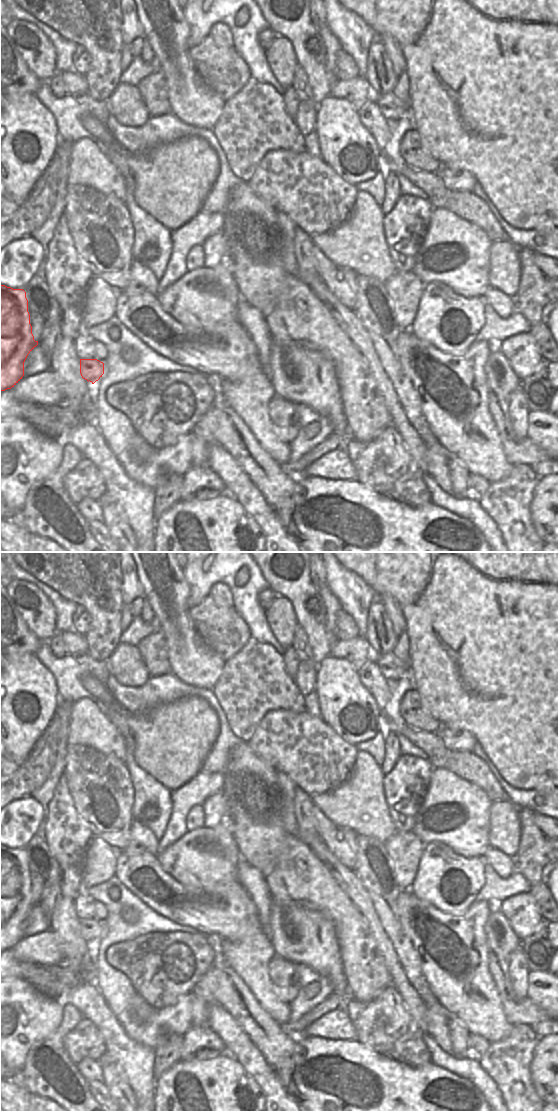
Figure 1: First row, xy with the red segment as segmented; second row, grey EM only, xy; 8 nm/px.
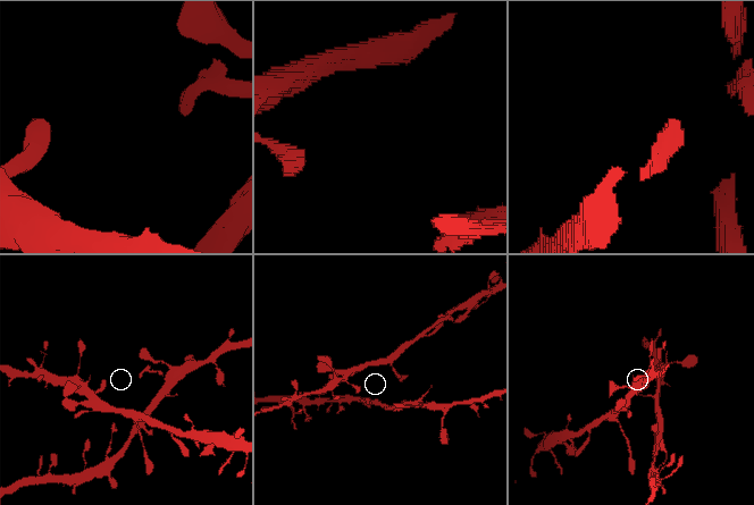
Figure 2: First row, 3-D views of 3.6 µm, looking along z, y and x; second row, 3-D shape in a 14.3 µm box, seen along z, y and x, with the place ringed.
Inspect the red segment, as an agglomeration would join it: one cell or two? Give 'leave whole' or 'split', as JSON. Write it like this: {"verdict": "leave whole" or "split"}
{"verdict": "leave whole"}

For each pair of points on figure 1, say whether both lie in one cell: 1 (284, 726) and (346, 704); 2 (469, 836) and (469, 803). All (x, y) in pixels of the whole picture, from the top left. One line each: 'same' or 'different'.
1: different
2: same

